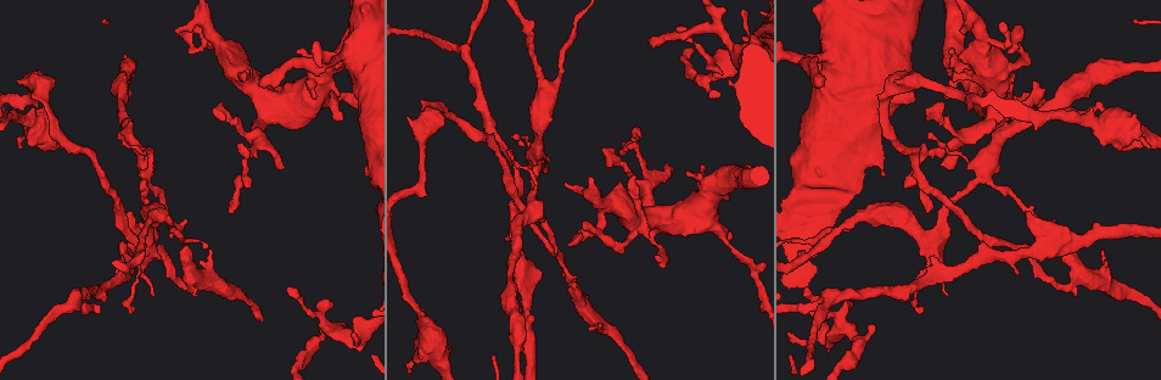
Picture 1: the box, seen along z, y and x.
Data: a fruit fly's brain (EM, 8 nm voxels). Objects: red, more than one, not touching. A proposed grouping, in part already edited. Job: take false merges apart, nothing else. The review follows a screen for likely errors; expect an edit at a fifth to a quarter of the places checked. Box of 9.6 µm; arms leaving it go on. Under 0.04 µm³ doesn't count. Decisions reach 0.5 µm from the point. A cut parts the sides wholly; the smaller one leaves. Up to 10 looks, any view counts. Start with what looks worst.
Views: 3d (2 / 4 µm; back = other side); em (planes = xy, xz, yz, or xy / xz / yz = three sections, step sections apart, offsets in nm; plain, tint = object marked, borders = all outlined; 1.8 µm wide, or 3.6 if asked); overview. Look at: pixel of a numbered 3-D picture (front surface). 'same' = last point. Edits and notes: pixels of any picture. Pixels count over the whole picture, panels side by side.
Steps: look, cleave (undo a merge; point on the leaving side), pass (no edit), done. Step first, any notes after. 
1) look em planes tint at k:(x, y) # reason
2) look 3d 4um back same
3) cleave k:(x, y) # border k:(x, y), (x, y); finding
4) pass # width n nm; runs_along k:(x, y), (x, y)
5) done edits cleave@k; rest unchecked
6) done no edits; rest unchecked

look em planes tint at 1:(515, 204) # sharp bend

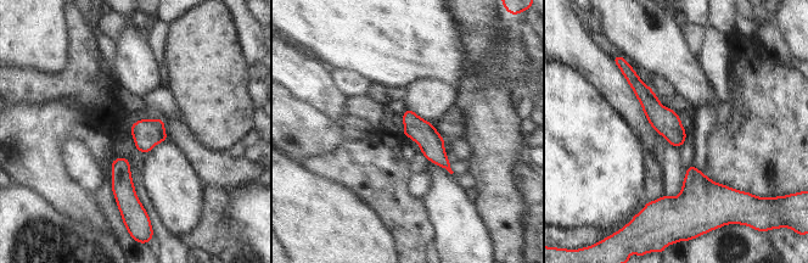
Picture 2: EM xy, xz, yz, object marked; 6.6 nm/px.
pass # runs_along 2:(633, 77), (655, 112), (680, 141); continuous, no second neuron

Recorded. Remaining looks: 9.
look em 3.6um xz step 16 tint at 1:(330, 62) # a fork

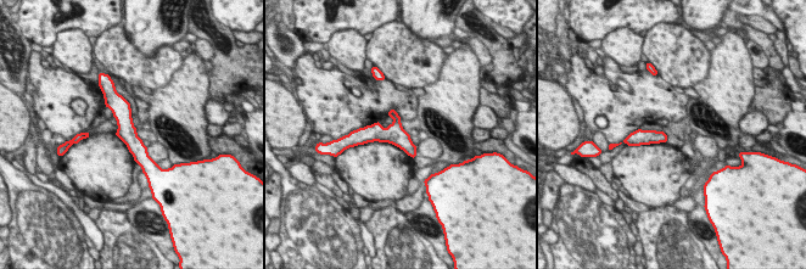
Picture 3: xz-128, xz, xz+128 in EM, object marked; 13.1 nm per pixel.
look em 3.6um planes tint same # cut it another way

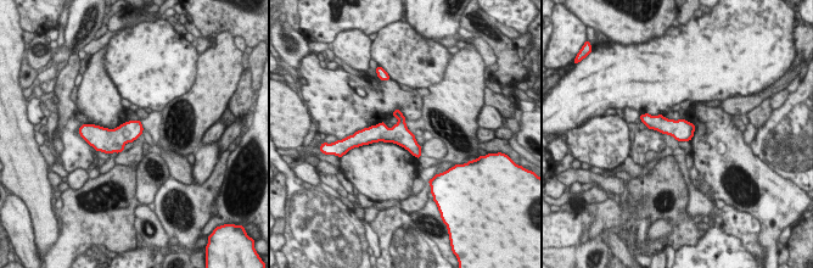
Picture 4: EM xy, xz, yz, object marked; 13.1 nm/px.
pass # width 260 nm; one neuron here

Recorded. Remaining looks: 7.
look em yz step 4 tint at 1:(545, 91) # calibre changes

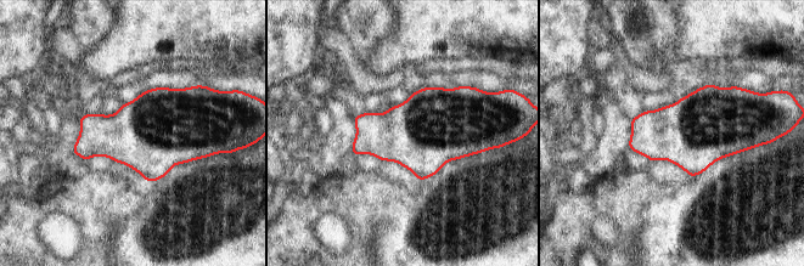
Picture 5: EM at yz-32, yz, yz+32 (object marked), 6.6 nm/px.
pass # all the same neuron

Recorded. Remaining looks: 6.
look em 3.6um planes plain at 1:(248, 80) # thick turns thin

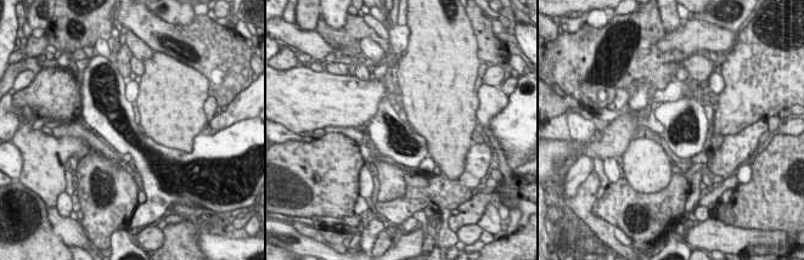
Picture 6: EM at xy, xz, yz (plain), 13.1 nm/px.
look em 3.6um planes tint same # where the object lies

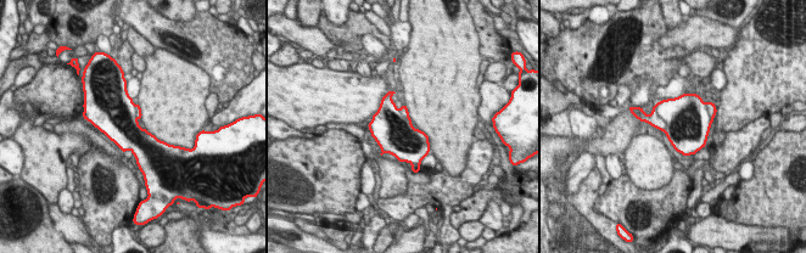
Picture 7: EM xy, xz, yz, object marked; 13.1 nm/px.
cleave 7:(654, 119) # border 7:(655, 105), (666, 124), (664, 130); a second neuron is stuck on

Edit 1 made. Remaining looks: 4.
done edits cleave@7; rest unchecked

